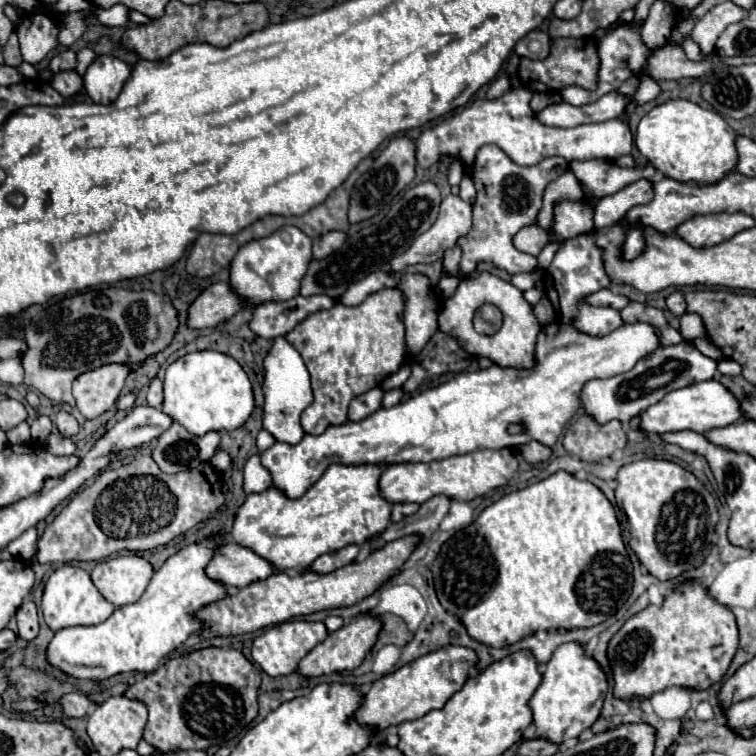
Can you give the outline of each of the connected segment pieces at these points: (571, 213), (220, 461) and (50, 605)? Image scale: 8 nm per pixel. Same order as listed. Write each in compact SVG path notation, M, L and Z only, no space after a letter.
M588 201L556 203L556 211L552 213L552 237L570 239L594 231L594 207Z
M218 449L218 451L214 453L214 457L210 459L210 463L212 463L218 471L226 471L226 469L228 469L228 465L230 465L230 455L228 455L226 451Z
M64 565L56 569L46 581L44 597L42 597L42 615L46 625L54 631L72 625L98 625L106 621L112 615L112 611L114 605L102 597L102 593L96 589L96 585L90 579L90 573L86 573L80 567Z

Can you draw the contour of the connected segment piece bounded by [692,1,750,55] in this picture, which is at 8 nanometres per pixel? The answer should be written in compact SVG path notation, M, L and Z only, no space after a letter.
M734 1L728 3L720 3L716 7L712 7L712 11L708 11L708 15L704 15L694 31L692 31L692 39L700 45L704 55L714 53L714 43L720 37L720 33L730 25L730 23L738 23L742 19L748 17L748 9L736 5Z

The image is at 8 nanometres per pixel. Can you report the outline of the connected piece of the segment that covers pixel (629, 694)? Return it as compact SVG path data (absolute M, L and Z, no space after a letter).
M684 581L672 599L664 601L662 605L648 605L642 613L630 617L612 637L608 645L608 659L610 665L614 665L614 695L618 699L632 699L638 695L650 697L652 693L676 685L688 689L708 689L724 677L736 649L738 629L732 611L712 599L704 587L694 585L692 581Z

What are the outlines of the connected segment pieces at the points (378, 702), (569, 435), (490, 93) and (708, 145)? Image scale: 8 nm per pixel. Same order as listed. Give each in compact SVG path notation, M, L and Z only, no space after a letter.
M446 645L434 653L418 657L416 661L372 683L370 691L364 693L362 703L352 719L358 721L360 725L374 727L380 733L386 727L400 725L402 721L420 719L432 709L442 709L444 703L450 699L450 695L464 685L472 661L476 661L474 651L466 647L454 647L454 645Z
M582 415L564 435L564 449L582 461L602 461L624 445L626 435L620 421L596 423L592 415Z
M500 75L500 77L496 77L496 79L490 83L490 87L488 87L488 91L486 91L486 99L498 99L498 97L504 95L504 91L508 91L508 89L510 89L508 77L506 77L506 75Z
M666 101L660 107L654 107L648 115L642 117L638 131L636 131L636 147L640 149L640 153L664 175L682 181L682 183L700 183L700 185L708 185L708 183L718 183L720 179L724 179L724 175L732 173L736 163L738 163L738 151L736 151L736 131L716 113L710 109L702 109L696 103L690 101Z

